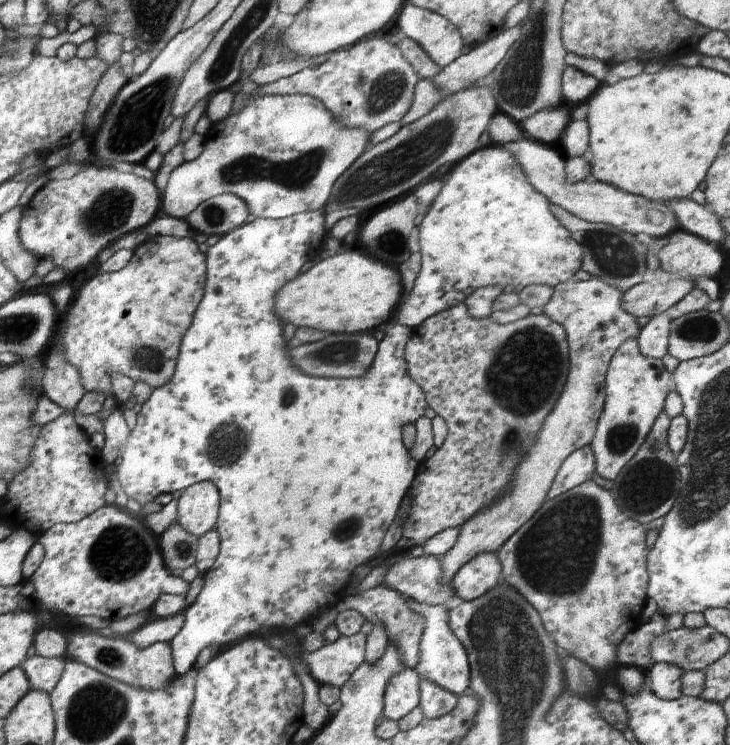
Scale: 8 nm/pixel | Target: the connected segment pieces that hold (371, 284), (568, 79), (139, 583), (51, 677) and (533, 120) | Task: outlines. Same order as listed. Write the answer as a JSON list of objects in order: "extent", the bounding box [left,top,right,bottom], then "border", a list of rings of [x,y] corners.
[{"extent":[274,250,403,334],"border":[[[348,250],[318,261],[294,280],[286,282],[274,296],[274,310],[284,325],[324,330],[330,334],[373,333],[393,320],[403,296],[402,278],[396,267],[378,262],[363,250]]]},{"extent":[561,66,601,105],"border":[[[572,66],[565,67],[561,79],[563,98],[578,105],[585,103],[601,85],[593,76],[588,76]]]},{"extent":[28,504,190,621],"border":[[[116,504],[100,507],[76,523],[56,524],[37,536],[37,542],[44,546],[44,560],[28,580],[34,584],[39,608],[44,611],[54,609],[74,618],[98,616],[110,621],[122,620],[151,608],[162,594],[184,595],[190,588],[178,573],[172,574],[165,566],[158,536],[146,528],[139,516]]]},{"extent":[21,653,66,693],"border":[[[36,653],[26,659],[21,667],[25,669],[25,675],[29,677],[34,690],[51,693],[64,672],[66,659],[66,657],[44,658]]]},{"extent":[521,106,572,146],"border":[[[558,106],[550,110],[540,110],[521,123],[521,129],[531,140],[558,146],[566,126],[572,119],[572,113]]]}]

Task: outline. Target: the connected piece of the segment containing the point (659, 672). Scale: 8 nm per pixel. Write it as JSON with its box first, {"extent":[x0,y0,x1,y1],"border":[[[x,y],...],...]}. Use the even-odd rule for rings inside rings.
{"extent":[647,662,684,700],"border":[[[655,662],[647,673],[650,689],[658,698],[674,700],[682,694],[682,674],[684,670],[676,664]]]}

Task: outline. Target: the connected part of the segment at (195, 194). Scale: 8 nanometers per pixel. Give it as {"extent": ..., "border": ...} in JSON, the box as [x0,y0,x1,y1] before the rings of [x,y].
{"extent":[162,81,371,220],"border":[[[244,81],[239,92],[250,96],[246,106],[240,112],[225,112],[220,120],[213,121],[205,136],[202,154],[172,170],[162,199],[164,214],[186,219],[199,204],[221,194],[240,196],[255,218],[278,220],[298,213],[322,211],[334,182],[371,146],[368,130],[339,123],[322,100],[311,99],[306,94],[256,96],[256,88],[258,85],[254,82]]]}

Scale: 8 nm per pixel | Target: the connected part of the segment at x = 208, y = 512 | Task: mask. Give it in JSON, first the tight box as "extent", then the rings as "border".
{"extent":[177,481,220,537],"border":[[[210,481],[192,484],[177,501],[178,524],[186,532],[201,537],[215,528],[220,506],[216,484]]]}

